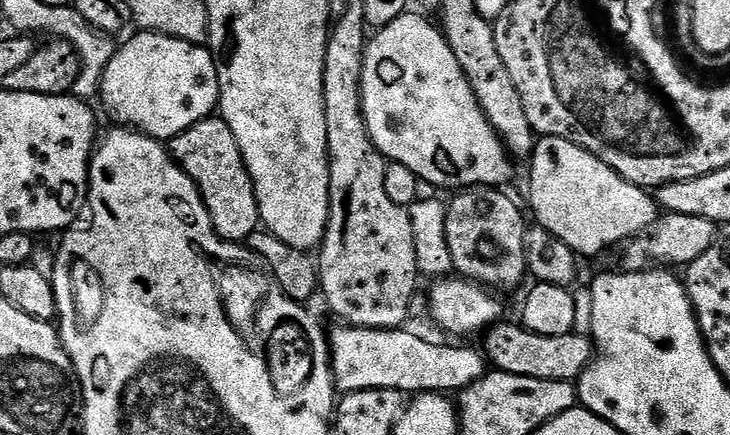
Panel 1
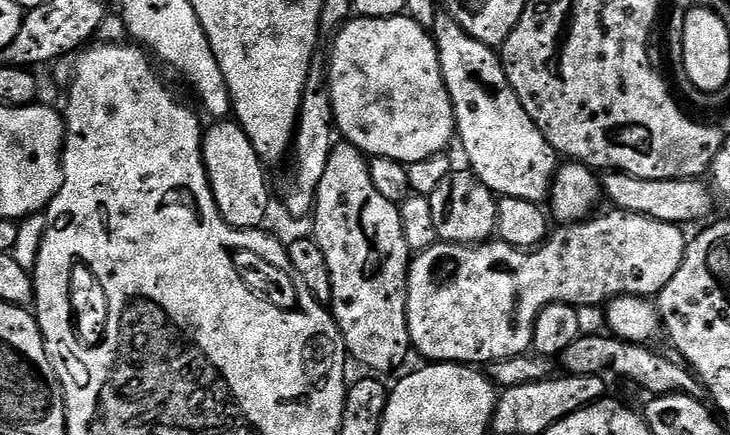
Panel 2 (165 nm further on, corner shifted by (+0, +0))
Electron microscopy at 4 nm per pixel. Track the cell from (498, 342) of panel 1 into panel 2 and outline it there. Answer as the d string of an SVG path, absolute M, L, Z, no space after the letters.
M597 334L594 336L581 336L573 345L568 346L560 357L563 371L574 376L599 376L613 372L616 376L625 376L628 380L637 380L648 392L653 392L653 397L662 396L688 396L697 400L699 404L708 404L710 397L704 383L699 380L679 359L670 360L654 351L648 349L647 345L635 344L632 341L621 340L608 334Z

